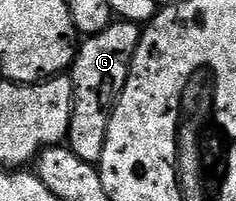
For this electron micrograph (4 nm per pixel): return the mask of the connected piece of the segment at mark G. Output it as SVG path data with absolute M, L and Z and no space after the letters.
M117 20L107 30L88 37L78 47L73 60L71 79L73 82L73 113L67 137L67 146L83 162L100 165L103 146L107 142L109 115L117 105L117 97L129 76L129 67L135 50L141 41L142 25L126 20Z

